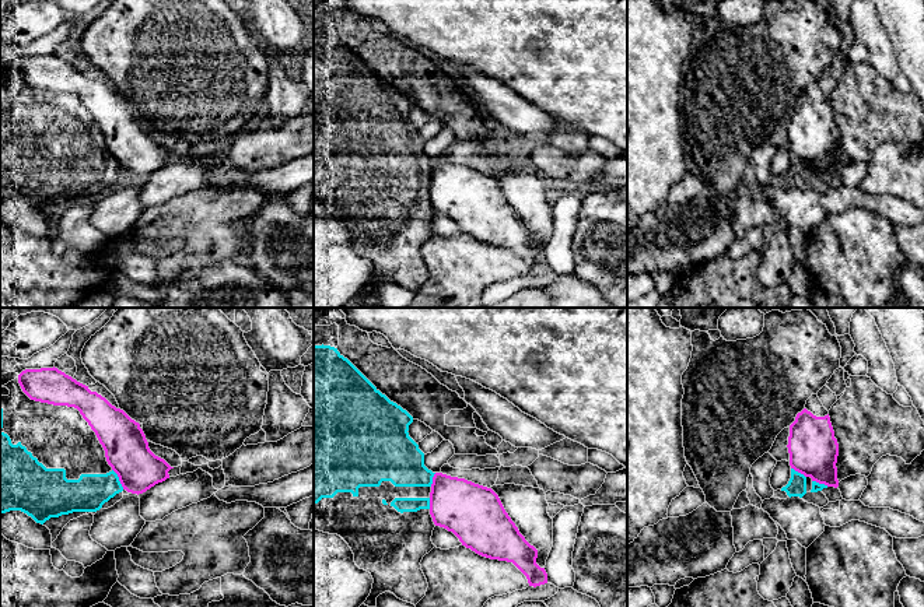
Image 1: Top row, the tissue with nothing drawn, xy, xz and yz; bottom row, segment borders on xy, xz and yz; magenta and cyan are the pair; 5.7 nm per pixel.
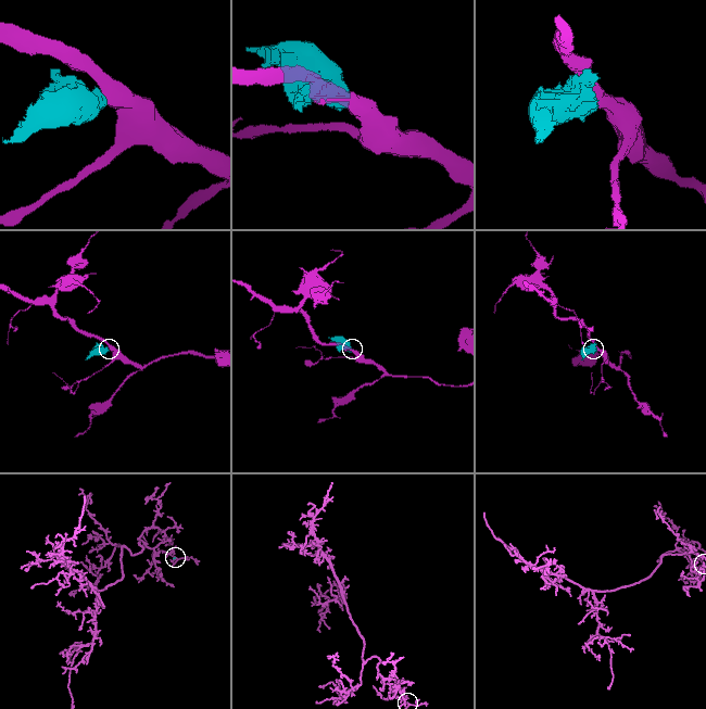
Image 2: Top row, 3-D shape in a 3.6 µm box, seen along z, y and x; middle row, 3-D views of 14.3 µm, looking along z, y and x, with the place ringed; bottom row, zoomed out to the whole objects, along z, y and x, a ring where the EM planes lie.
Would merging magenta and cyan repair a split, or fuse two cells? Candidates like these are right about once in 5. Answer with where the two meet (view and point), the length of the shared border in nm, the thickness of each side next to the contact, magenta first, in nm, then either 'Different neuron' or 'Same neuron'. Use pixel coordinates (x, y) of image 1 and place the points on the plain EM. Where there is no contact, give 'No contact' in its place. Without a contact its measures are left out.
Touches magenta at xy (119, 165). Shared border 140 nm. Thickness 260 nm (magenta) against 200 nm. Different neuron

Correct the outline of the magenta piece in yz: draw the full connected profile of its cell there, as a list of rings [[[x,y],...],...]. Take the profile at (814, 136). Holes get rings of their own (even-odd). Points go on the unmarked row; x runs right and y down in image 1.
[[[806,95],[798,99],[790,112],[787,134],[791,155],[819,171],[839,173],[839,130],[829,101],[816,103]]]

